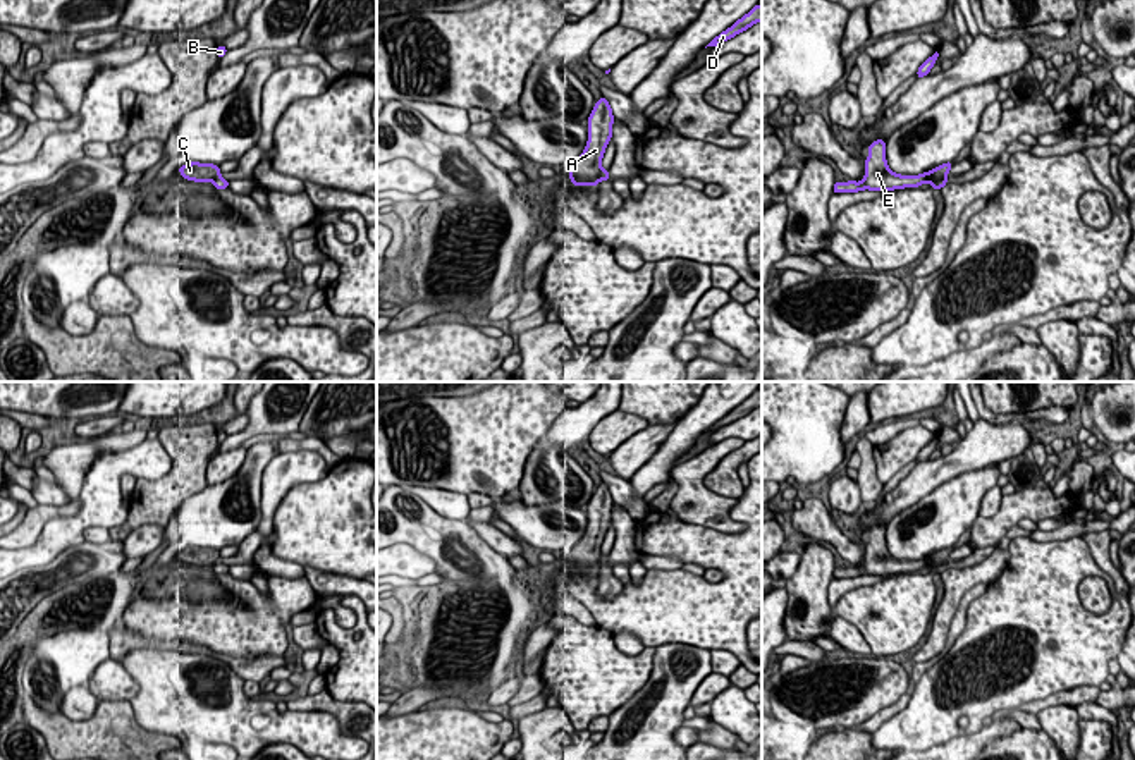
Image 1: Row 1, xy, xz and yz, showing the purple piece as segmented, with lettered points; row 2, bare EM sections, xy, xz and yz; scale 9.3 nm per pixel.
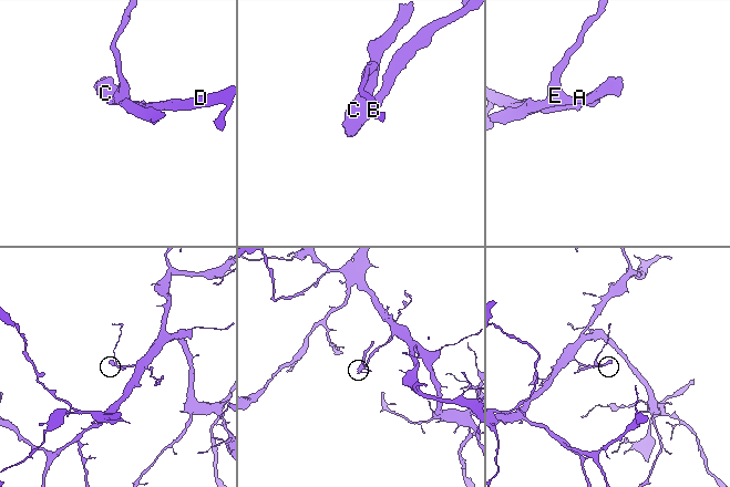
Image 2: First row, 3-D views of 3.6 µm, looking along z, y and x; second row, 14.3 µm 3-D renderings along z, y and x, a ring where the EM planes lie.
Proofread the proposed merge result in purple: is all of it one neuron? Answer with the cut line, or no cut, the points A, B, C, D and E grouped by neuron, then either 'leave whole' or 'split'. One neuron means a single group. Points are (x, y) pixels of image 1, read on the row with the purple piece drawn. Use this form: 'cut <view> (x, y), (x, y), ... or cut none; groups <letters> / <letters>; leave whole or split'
cut yz (944, 176), (931, 181); groups A B C E / D; split

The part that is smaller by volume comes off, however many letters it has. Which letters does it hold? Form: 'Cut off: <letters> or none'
Cut off: A, B, C, E

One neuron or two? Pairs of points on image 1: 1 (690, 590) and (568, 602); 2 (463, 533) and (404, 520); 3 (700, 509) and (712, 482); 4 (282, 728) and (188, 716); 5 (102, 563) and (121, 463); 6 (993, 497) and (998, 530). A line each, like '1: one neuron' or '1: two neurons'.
1: two neurons
2: one neuron
3: two neurons
4: one neuron
5: two neurons
6: two neurons

